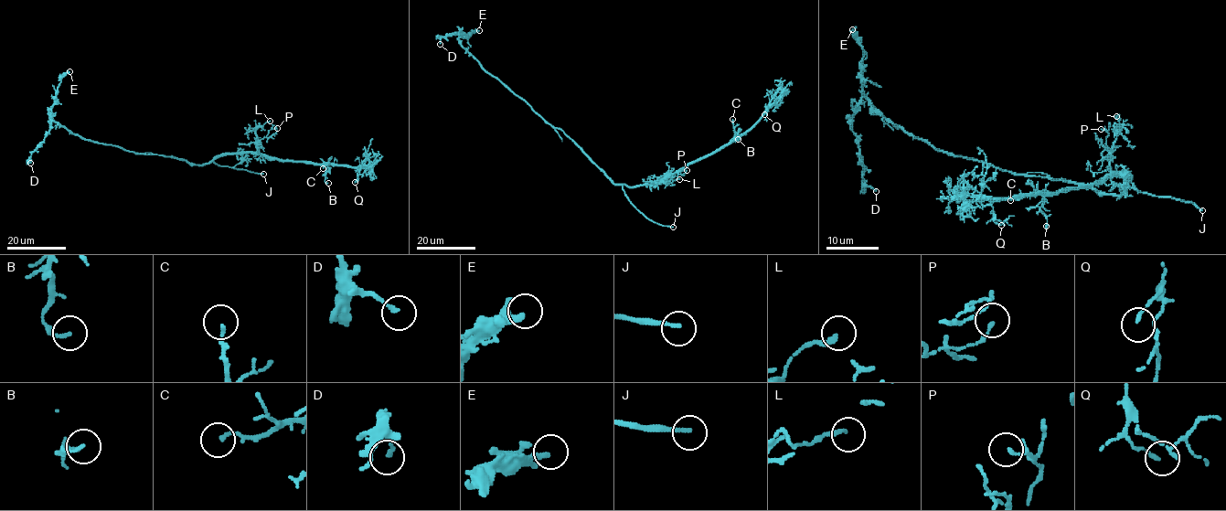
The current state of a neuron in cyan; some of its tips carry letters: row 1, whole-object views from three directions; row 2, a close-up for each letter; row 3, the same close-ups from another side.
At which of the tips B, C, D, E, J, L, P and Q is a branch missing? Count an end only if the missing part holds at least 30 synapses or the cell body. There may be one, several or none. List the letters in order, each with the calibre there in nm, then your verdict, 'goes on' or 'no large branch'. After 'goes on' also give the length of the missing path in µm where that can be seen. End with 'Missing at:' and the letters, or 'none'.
B: 150 nm thick; no large branch
C: 140 nm thick; no large branch
D: 160 nm thick; no large branch
E: 180 nm thick; no large branch
J: 180 nm thick; goes on; about 20 µm are missing
L: 180 nm thick; no large branch
P: 70 nm thick; no large branch
Q: 120 nm thick; no large branch
Missing at: J

